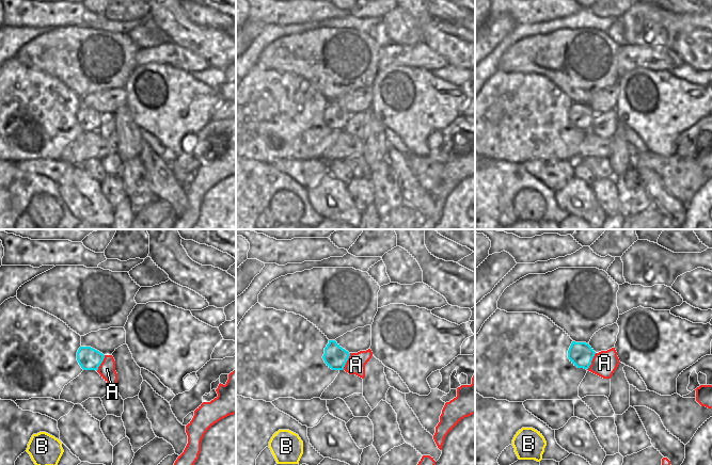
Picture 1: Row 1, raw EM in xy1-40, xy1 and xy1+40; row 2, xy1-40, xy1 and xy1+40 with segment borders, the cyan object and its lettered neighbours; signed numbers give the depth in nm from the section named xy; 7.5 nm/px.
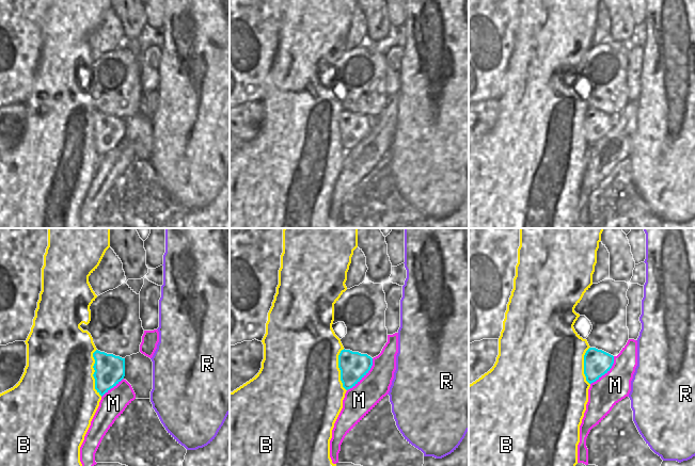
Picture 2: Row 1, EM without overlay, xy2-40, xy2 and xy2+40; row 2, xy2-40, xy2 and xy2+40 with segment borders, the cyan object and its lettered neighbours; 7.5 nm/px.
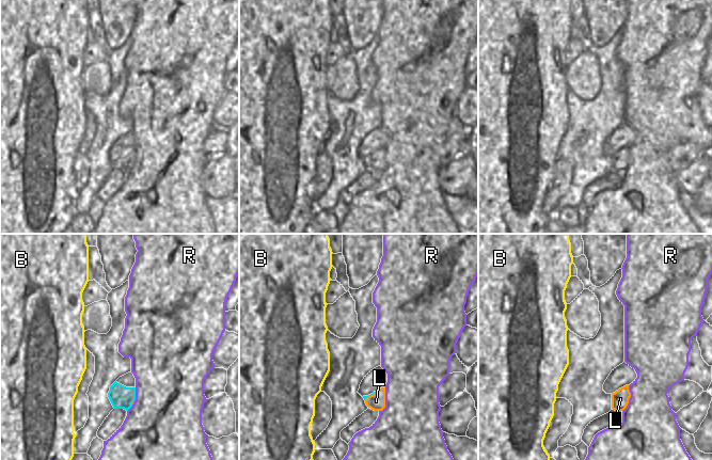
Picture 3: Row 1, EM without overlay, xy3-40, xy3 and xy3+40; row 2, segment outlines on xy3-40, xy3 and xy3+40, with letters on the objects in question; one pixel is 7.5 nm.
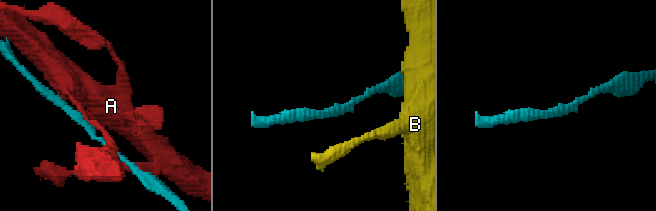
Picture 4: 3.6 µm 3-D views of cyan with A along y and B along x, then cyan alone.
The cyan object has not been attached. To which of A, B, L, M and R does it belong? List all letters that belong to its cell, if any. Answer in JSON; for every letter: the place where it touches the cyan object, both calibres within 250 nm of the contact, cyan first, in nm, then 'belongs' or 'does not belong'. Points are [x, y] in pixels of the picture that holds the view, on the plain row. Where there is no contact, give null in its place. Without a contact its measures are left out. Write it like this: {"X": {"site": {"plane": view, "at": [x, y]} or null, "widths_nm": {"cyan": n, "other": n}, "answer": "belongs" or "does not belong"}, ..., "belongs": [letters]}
{"A": {"site": {"plane": "xy1", "at": [346, 123]}, "widths_nm": {"cyan": 170, "other": 140}, "answer": "does not belong"}, "B": {"site": {"plane": "xy2-40", "at": [94, 133]}, "widths_nm": {"cyan": 220, "other": 480}, "answer": "does not belong"}, "L": {"site": {"plane": "xy3", "at": [369, 156]}, "widths_nm": {"cyan": 20, "other": 130}, "answer": "does not belong"}, "M": {"site": {"plane": "xy2", "at": [363, 137]}, "widths_nm": {"cyan": 220, "other": 220}, "answer": "does not belong"}, "R": {"site": {"plane": "xy3-40", "at": [135, 155]}, "widths_nm": {"cyan": 170, "other": 500}, "answer": "does not belong"}, "belongs": []}

